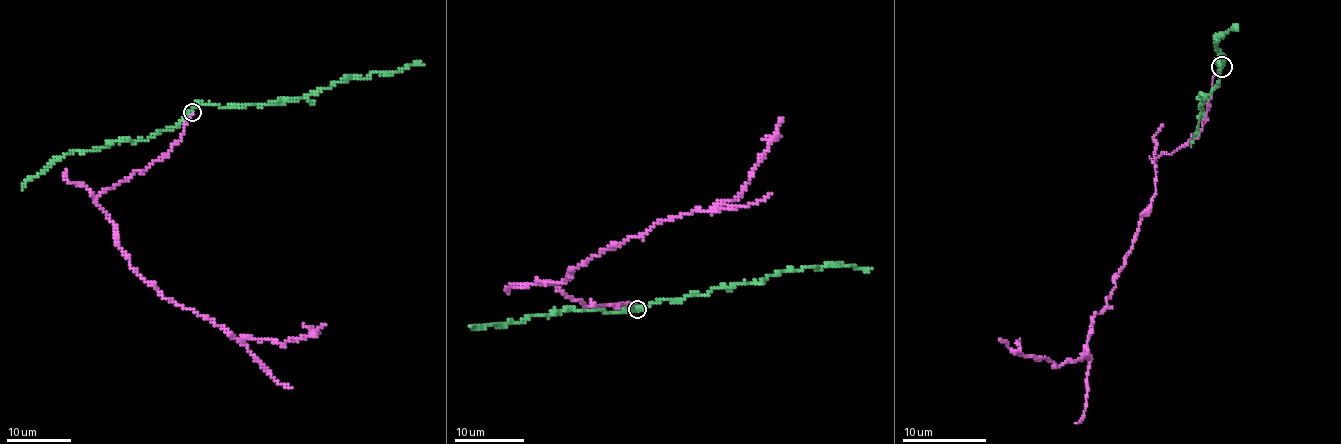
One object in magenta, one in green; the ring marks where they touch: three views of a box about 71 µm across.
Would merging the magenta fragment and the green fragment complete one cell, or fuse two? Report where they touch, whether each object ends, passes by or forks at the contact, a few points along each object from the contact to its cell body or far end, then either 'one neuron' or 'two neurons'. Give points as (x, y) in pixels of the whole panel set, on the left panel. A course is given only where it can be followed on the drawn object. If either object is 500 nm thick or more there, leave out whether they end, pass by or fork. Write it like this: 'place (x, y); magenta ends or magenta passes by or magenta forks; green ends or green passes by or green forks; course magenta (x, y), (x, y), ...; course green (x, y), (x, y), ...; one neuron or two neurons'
place (192, 112); magenta ends; green passes by; course magenta (191, 111), (178, 140), (95, 198), (128, 264), (166, 299), (238, 337), (280, 344), (324, 323); course green (191, 111), (201, 103), (234, 106), (304, 99), (338, 81), (365, 78), (376, 71), (398, 73), (421, 60); two neurons

